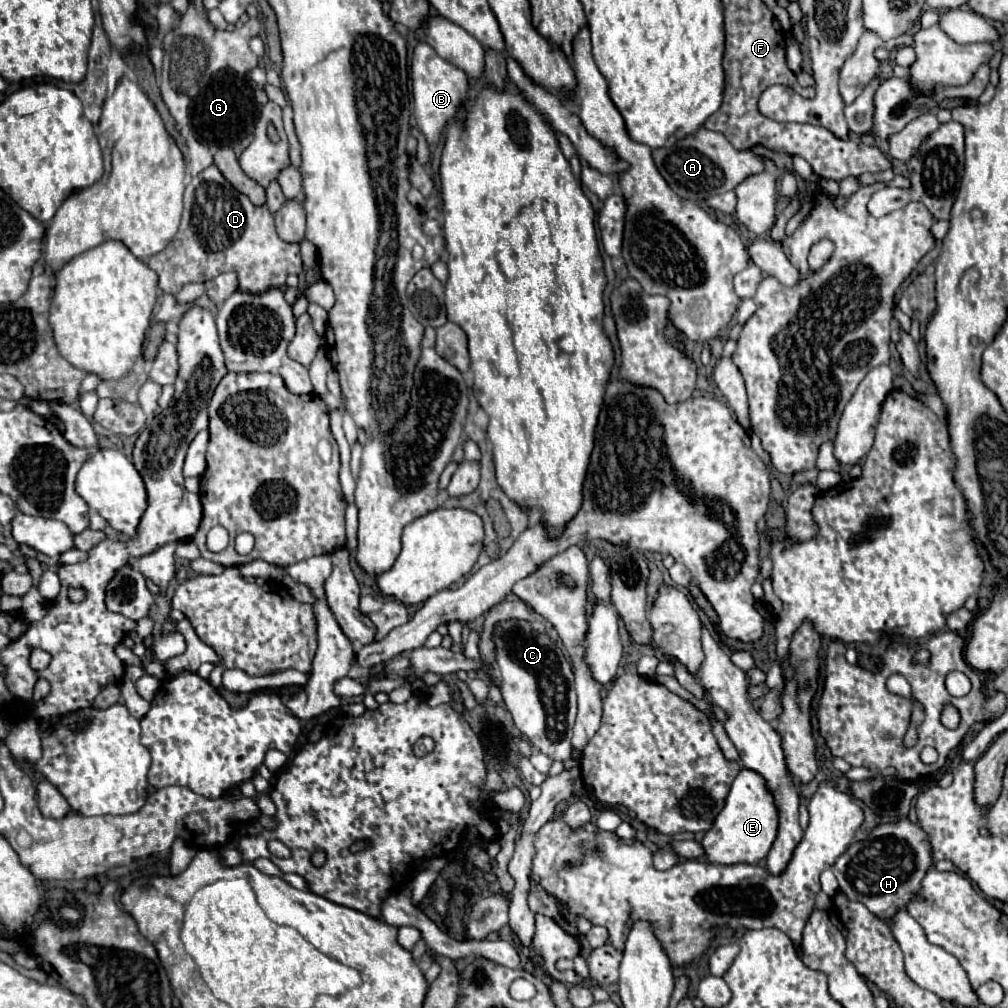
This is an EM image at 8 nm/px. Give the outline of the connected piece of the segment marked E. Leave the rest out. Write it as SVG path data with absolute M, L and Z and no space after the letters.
M742 767L730 787L724 809L718 813L712 829L704 835L702 845L706 849L706 857L710 859L710 863L754 865L768 855L776 839L776 833L778 833L778 807L774 803L774 793L768 789L766 779L760 773Z

